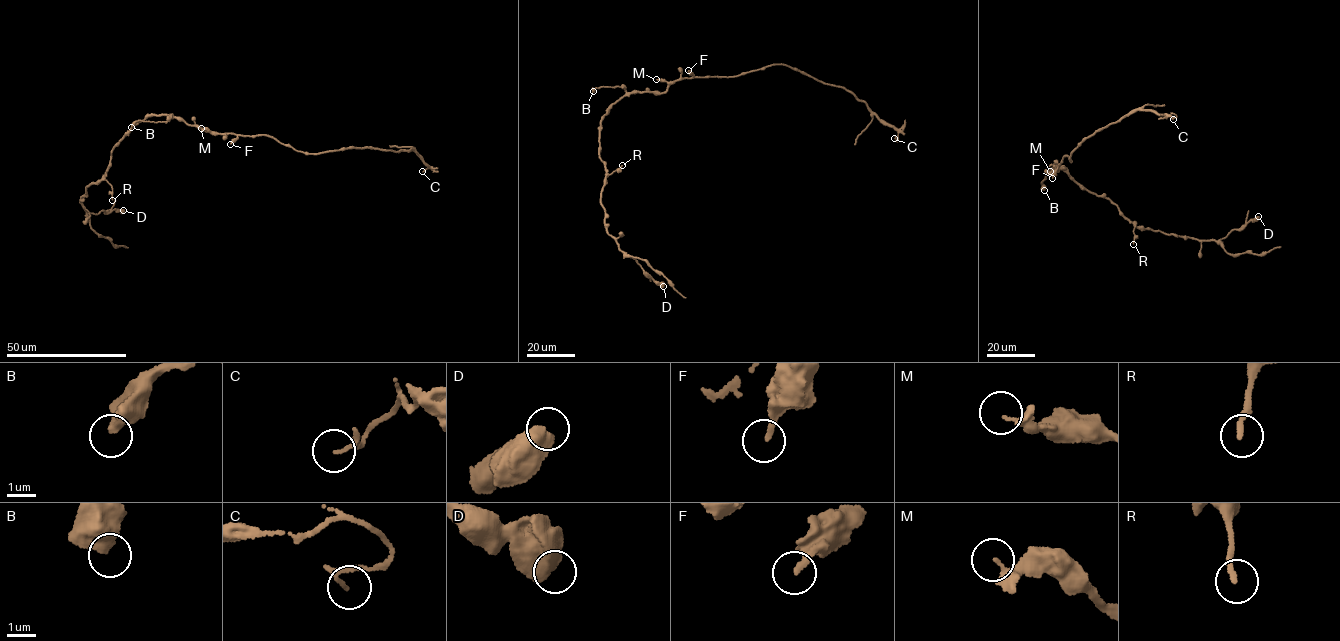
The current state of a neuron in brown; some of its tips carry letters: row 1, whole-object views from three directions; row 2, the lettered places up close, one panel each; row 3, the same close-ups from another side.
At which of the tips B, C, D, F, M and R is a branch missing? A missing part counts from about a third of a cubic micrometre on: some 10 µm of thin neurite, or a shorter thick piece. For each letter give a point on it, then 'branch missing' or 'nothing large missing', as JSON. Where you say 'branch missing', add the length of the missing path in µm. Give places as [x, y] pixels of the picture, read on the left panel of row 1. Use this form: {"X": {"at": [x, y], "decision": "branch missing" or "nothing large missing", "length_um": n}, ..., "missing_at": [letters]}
{"B": {"at": [131, 127], "decision": "nothing large missing"}, "C": {"at": [422, 171], "decision": "nothing large missing"}, "D": {"at": [123, 210], "decision": "nothing large missing"}, "F": {"at": [230, 144], "decision": "nothing large missing"}, "M": {"at": [201, 128], "decision": "nothing large missing"}, "R": {"at": [112, 200], "decision": "nothing large missing"}, "missing_at": []}

